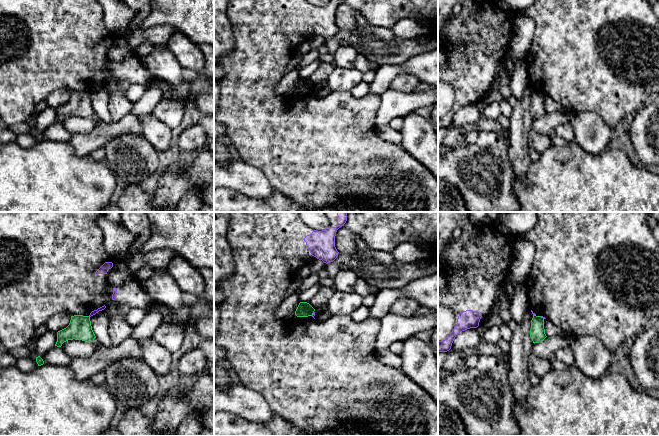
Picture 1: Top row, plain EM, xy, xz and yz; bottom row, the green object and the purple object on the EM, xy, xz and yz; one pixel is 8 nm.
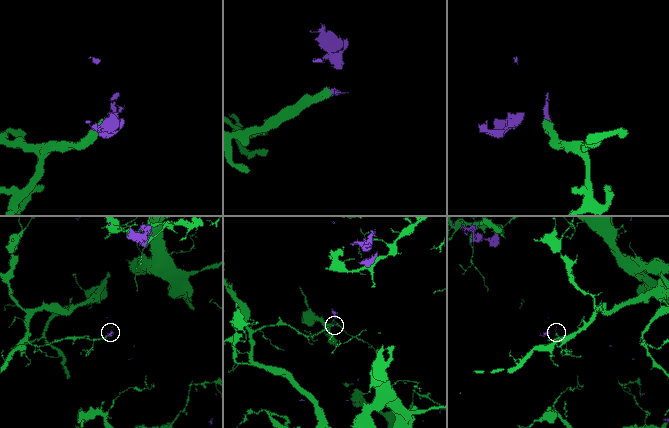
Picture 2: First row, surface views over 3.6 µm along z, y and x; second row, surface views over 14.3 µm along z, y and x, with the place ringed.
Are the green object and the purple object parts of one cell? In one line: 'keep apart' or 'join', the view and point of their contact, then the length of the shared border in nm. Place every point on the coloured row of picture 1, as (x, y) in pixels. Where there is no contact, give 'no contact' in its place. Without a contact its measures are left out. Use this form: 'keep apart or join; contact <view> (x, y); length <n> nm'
keep apart; contact xz (312, 314); length 40 nm

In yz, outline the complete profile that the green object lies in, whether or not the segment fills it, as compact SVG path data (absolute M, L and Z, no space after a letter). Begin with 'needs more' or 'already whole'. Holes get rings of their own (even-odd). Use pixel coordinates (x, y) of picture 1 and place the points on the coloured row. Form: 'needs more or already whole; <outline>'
already whole; M533 315L531 320L530 337L533 343L539 343L547 337L545 334L543 317Z

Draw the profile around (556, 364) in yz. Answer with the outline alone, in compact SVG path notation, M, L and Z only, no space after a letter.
M552 357L550 359L551 361L551 364L552 364L552 369L553 370L560 370L560 371L563 371L563 370L566 370L569 368L568 365L564 364L563 362L561 362L560 360L556 359L555 357Z

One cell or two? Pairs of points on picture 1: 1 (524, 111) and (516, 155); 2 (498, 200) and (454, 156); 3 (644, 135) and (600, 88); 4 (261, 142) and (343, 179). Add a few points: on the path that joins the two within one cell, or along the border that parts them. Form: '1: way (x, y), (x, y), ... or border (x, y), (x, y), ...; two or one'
1: way (520, 122), (518, 144); one
2: way (487, 189), (465, 167); one
3: border (648, 101), (632, 114); two
4: way (281, 142), (301, 142), (314, 150), (323, 159); one

